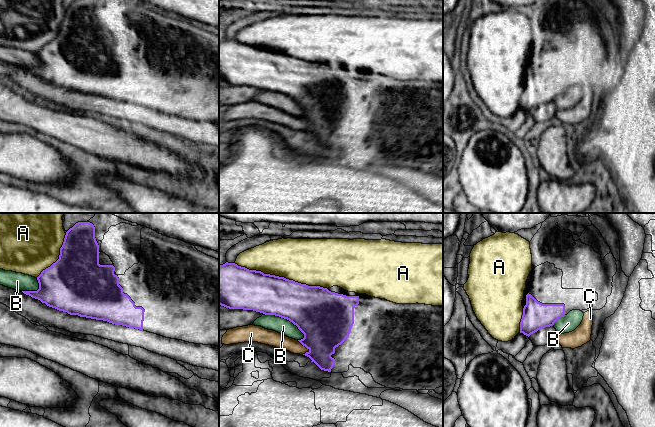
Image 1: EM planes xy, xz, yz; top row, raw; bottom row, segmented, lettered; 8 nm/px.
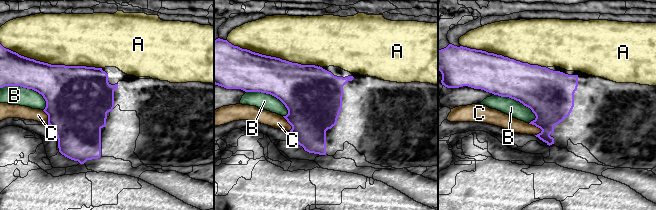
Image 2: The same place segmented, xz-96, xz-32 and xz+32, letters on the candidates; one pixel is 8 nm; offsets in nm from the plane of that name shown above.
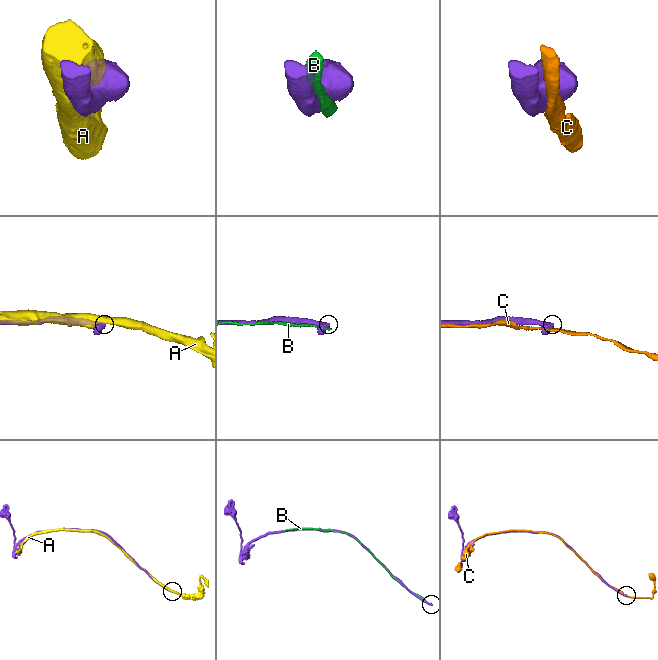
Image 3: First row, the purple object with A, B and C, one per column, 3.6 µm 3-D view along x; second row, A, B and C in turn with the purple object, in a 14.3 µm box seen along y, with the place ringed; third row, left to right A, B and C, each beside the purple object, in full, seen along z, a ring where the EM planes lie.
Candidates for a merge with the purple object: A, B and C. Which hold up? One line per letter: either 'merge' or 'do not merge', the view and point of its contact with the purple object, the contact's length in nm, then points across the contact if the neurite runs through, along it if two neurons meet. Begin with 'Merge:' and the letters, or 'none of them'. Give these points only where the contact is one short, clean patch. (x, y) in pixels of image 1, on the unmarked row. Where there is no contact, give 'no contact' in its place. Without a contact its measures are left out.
Merge: none of them
A: do not merge | xz (281, 53) | 800 nm
B: do not merge | xz (286, 94) | 380 nm
C: do not merge | xz (303, 121) | 140 nm

